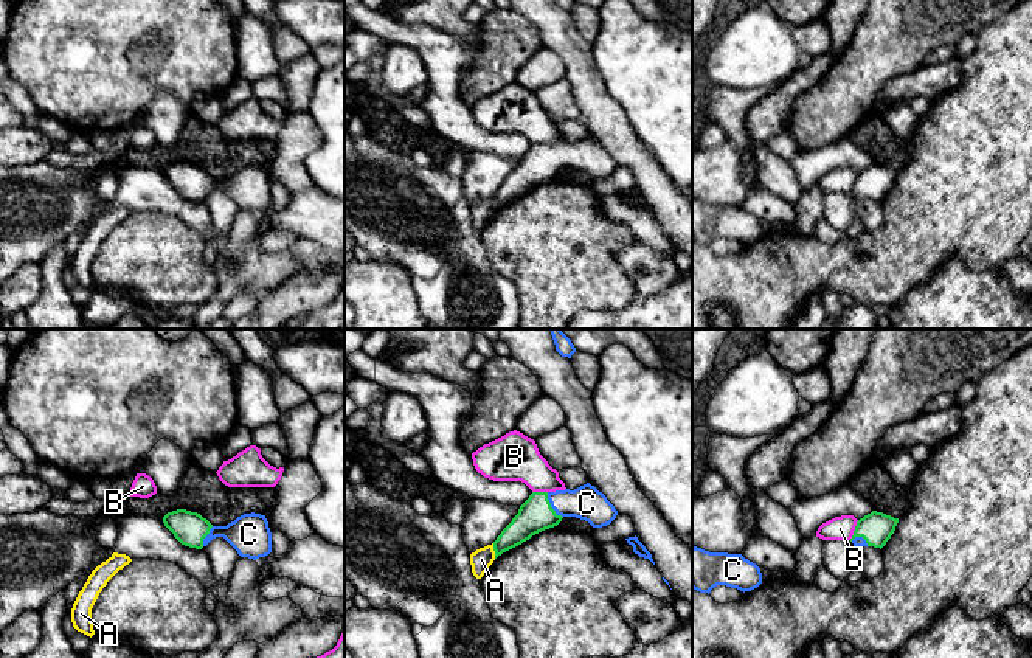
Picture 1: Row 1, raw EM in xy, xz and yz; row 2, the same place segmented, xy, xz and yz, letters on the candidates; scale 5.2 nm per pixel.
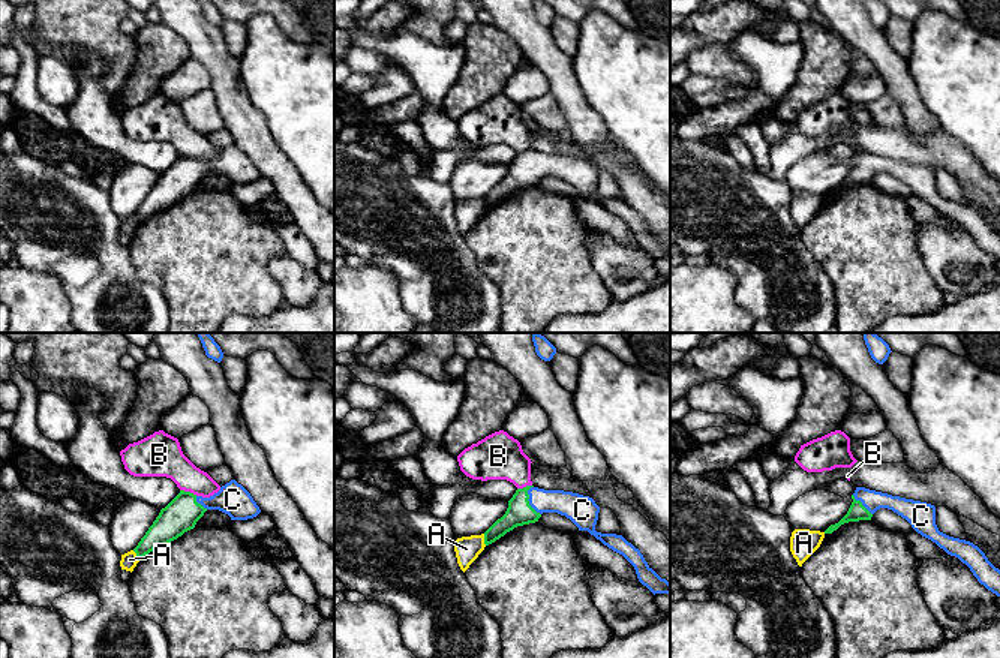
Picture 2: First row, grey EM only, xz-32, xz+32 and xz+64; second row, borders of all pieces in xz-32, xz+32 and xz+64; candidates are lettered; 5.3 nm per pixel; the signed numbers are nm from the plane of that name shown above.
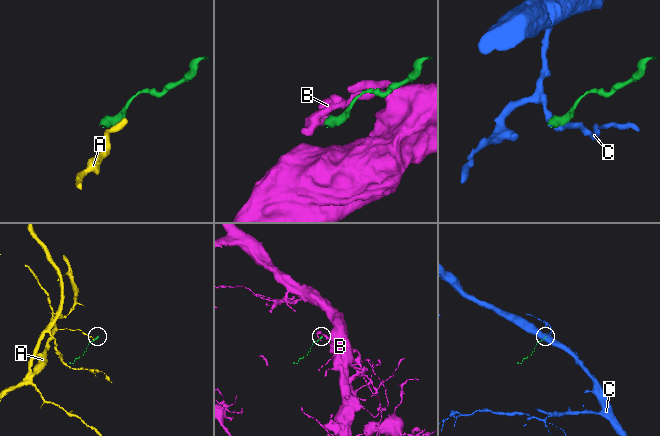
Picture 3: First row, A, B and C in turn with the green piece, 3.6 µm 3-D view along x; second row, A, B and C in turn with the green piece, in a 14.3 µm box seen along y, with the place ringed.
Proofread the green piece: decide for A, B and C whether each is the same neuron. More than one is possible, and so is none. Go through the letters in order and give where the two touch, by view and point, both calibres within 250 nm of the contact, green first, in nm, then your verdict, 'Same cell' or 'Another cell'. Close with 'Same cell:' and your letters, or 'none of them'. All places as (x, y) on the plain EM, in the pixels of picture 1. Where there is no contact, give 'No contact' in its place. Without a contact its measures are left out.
A: Touches green at xz (494, 202). Thickness 160 nm (green) against 110 nm. Another cell
B: Touches green at yz (855, 182). Thickness 170 nm (green) against 130 nm. Another cell
C: Touches green at xz (550, 159). Thickness 180 nm (green) against 180 nm. Same cell
Same cell: C

